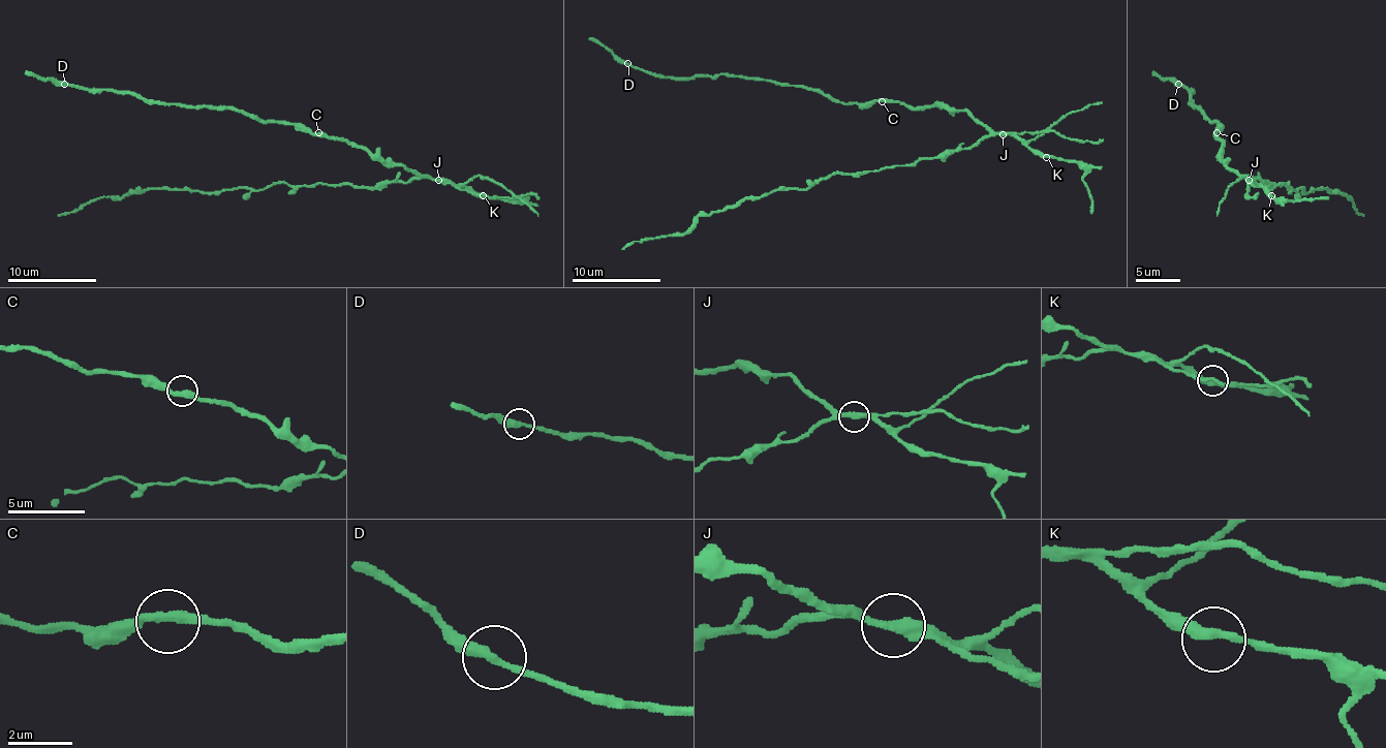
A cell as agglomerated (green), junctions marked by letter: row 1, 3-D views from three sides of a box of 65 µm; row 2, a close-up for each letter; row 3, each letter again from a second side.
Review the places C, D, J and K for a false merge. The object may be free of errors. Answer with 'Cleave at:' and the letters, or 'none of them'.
Cleave at: J

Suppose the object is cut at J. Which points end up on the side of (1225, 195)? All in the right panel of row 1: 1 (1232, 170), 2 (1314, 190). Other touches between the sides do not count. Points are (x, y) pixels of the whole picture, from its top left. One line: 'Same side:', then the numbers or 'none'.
Same side: 1

